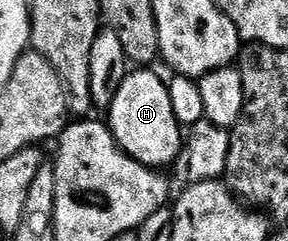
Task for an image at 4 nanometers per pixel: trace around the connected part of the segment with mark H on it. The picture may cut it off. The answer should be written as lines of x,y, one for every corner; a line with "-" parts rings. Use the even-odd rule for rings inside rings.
133,69
126,74
119,85
119,93
115,93
115,101
107,109
107,123
112,128
118,145
143,166
165,169
168,163
178,162
183,151
183,127
178,123
175,112
171,107
171,97
166,80
161,80
153,69

